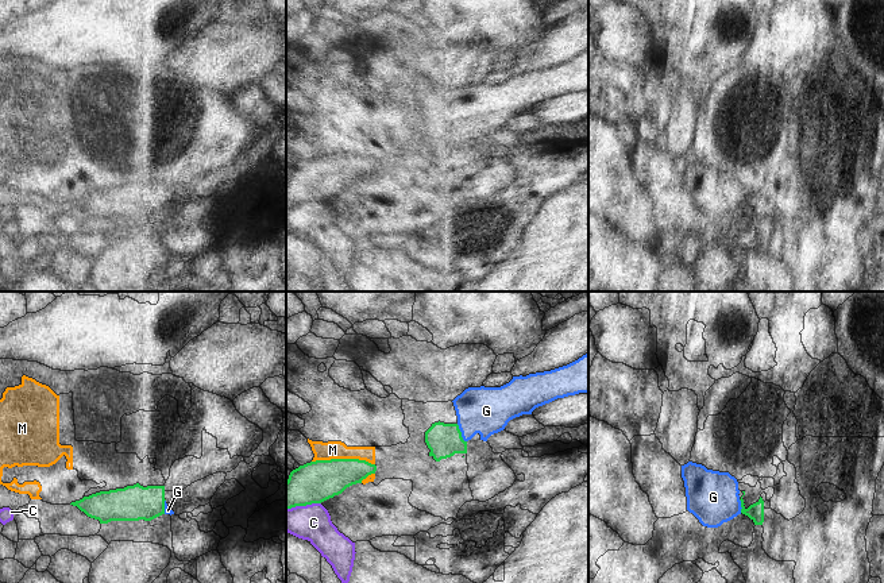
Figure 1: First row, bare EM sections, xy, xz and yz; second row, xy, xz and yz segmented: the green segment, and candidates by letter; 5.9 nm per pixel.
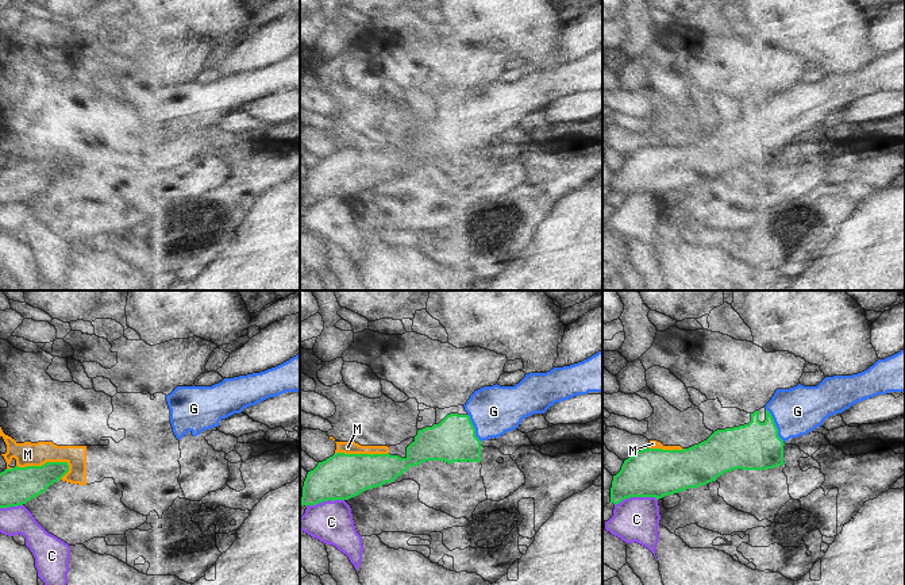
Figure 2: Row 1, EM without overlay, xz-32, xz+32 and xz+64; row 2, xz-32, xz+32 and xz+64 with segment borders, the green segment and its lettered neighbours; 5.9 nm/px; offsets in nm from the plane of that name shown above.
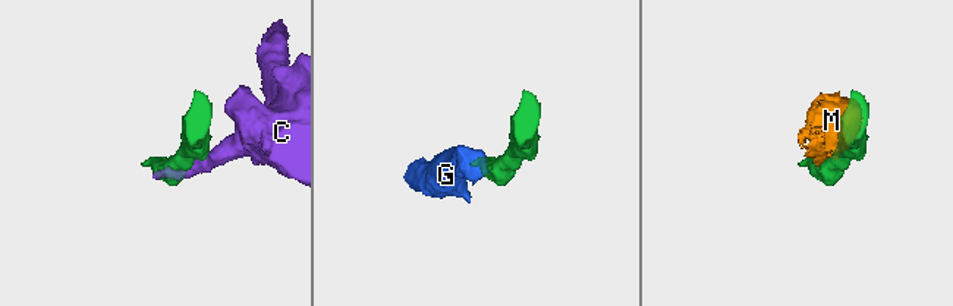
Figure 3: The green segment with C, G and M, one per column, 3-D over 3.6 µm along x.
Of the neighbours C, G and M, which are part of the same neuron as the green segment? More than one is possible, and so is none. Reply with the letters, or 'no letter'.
G

